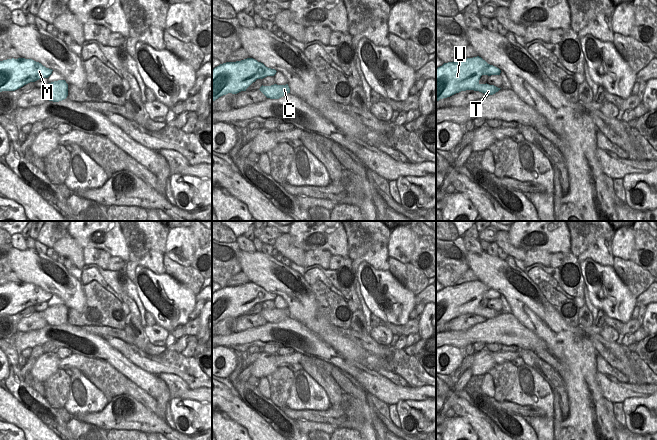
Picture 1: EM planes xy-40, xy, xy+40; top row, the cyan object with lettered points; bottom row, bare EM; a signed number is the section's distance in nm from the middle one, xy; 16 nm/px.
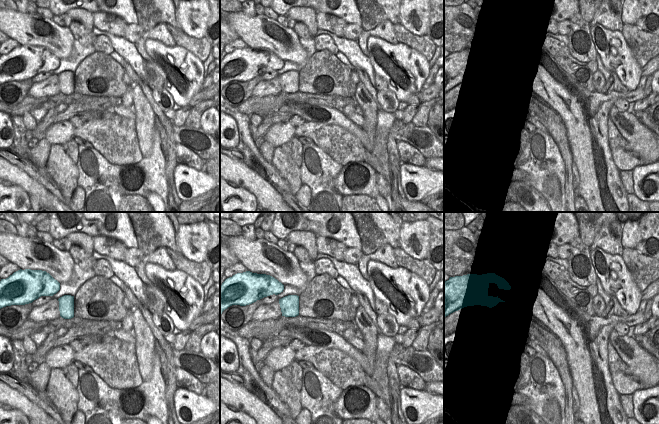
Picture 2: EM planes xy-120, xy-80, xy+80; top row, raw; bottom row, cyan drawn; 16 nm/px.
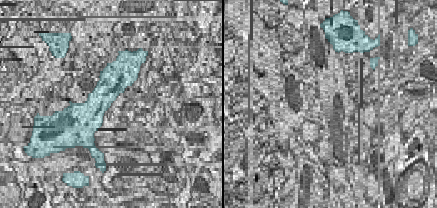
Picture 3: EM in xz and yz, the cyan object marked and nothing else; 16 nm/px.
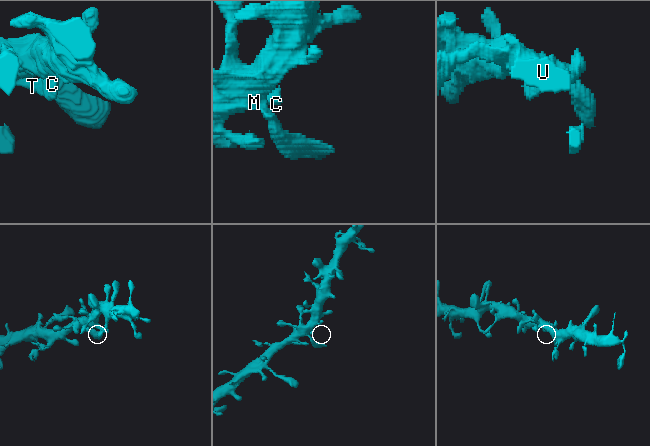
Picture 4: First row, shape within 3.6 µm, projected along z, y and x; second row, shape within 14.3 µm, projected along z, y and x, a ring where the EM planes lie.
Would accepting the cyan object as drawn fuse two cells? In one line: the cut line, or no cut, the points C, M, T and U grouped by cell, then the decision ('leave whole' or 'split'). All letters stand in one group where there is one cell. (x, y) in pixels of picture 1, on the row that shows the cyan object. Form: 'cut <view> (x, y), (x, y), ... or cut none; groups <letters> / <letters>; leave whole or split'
cut none; groups C M T U; leave whole

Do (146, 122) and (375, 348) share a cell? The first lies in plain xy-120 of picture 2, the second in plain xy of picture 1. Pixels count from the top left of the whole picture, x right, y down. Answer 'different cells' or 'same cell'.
same cell

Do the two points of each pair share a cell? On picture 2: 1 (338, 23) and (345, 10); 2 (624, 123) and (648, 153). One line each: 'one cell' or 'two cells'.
1: two cells
2: one cell

